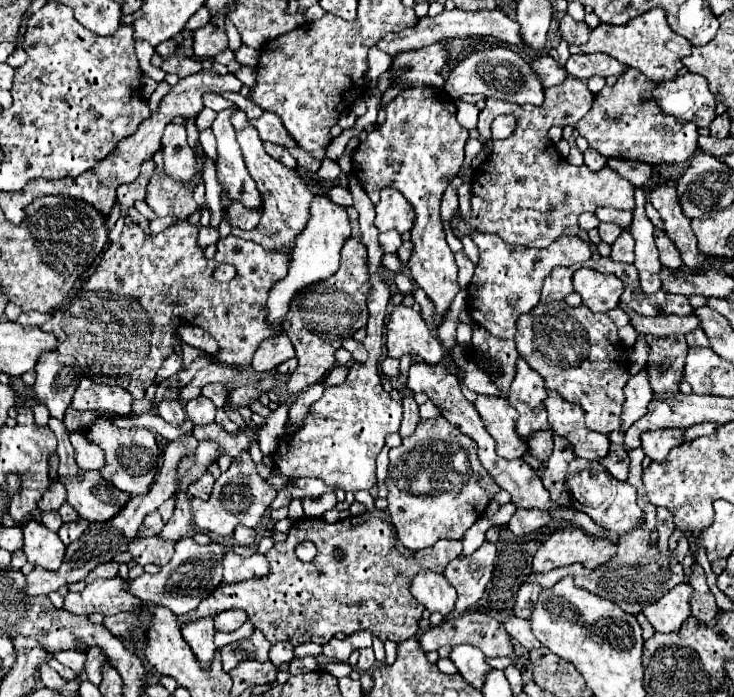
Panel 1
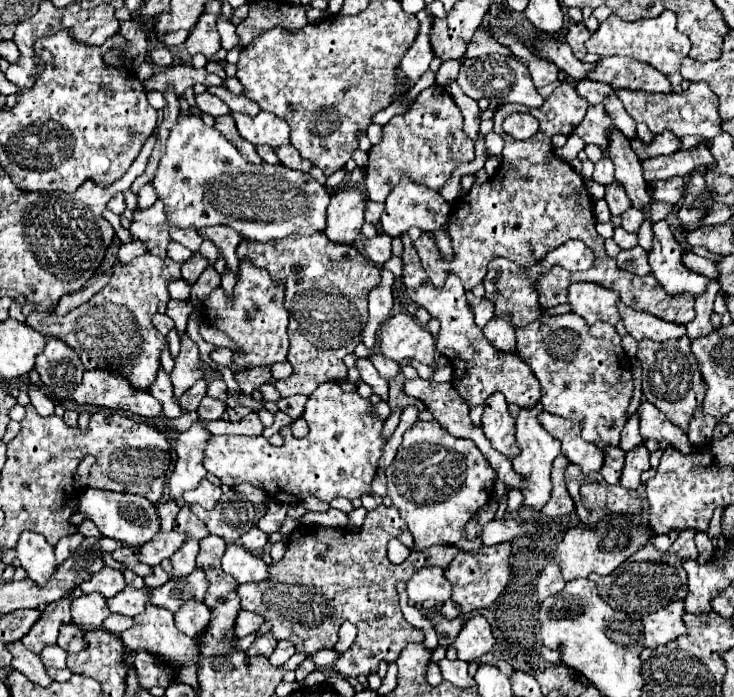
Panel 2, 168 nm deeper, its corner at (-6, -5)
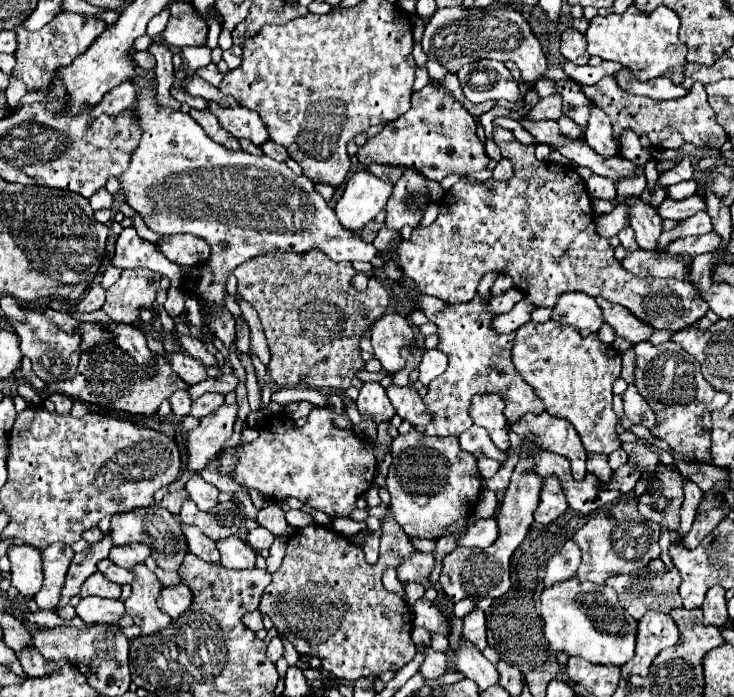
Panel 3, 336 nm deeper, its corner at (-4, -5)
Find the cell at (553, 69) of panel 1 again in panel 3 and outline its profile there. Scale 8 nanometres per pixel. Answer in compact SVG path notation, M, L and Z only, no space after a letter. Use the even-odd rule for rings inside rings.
M460 6L440 8L426 22L422 48L430 60L438 60L452 74L456 74L464 64L470 64L478 58L516 62L524 82L536 82L548 70L548 60L540 48L538 38L534 36L528 20L514 8L496 8L496 6L488 6L484 10L476 8L464 10Z

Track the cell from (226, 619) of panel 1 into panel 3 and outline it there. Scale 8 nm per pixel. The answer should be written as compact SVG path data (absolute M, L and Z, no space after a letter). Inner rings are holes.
M258 610L248 612L248 614L242 618L242 622L246 624L246 628L250 628L252 632L256 632L256 630L260 630L260 628L262 628L262 614L260 614Z

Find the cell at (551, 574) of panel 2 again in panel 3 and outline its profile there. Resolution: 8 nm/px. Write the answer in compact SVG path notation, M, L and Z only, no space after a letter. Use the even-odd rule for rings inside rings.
M568 540L564 544L564 548L550 558L550 562L546 566L544 588L572 578L576 568L578 568L578 564L580 564L580 548L572 540Z

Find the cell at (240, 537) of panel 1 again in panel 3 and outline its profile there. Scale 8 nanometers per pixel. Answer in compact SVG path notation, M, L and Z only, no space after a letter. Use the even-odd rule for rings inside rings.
M258 526L258 528L254 528L254 530L250 530L250 532L248 532L246 542L248 542L256 552L260 552L260 550L264 550L264 548L270 548L270 546L272 546L274 536L272 536L272 532L270 532L270 530L266 530L266 528Z

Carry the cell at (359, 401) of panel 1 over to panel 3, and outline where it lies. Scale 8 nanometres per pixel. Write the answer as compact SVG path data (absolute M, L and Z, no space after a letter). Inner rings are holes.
M328 394L328 404L324 408L314 406L304 428L296 428L286 414L270 420L266 418L260 438L224 450L216 460L218 468L238 484L258 490L272 500L294 496L328 516L348 516L356 508L358 496L362 496L374 482L376 456L366 450L366 440L362 440L352 428L338 428L334 424L334 416L340 414L346 414L342 398L338 394Z

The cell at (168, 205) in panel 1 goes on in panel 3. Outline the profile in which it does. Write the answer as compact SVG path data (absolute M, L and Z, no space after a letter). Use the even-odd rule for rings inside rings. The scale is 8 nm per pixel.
M134 226L124 228L118 236L112 264L120 268L150 268L154 272L160 272L162 276L168 276L172 286L182 286L180 268L172 260L168 260L154 242L142 240Z

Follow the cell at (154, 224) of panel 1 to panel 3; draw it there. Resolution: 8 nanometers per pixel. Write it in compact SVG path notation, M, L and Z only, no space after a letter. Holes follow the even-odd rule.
M108 266L106 268L106 272L102 274L102 288L110 288L116 280L118 280L118 276L122 274L122 268L114 268L114 266Z

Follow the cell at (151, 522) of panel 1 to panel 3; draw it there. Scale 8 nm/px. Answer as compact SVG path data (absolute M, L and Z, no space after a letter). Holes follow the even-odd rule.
M172 490L172 492L168 492L168 494L162 498L160 506L166 508L170 514L178 516L180 506L182 506L182 500L186 500L186 498L188 498L188 492L186 492L186 490Z

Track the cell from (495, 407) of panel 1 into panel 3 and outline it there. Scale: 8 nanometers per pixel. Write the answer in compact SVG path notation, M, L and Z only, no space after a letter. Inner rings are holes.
M480 394L472 398L470 416L476 426L488 430L488 436L492 438L498 450L508 450L510 448L508 422L502 410L504 410L504 400L498 394Z

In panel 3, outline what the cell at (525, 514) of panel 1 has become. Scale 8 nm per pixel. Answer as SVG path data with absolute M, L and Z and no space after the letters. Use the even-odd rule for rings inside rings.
M494 518L478 520L474 526L466 530L464 536L458 538L458 546L468 548L488 548L498 538L498 522Z

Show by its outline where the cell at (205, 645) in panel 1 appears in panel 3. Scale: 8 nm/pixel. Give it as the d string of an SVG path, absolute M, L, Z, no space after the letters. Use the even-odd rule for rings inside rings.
M184 584L162 588L160 592L160 608L162 612L170 614L174 620L178 620L178 616L186 612L190 604L192 604L192 592Z

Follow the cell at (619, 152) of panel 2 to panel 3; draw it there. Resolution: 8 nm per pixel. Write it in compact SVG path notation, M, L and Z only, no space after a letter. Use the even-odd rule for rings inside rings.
M592 108L590 120L588 120L588 130L586 130L584 138L604 158L616 156L620 152L620 142L614 140L614 130L610 124L610 118L600 108Z

